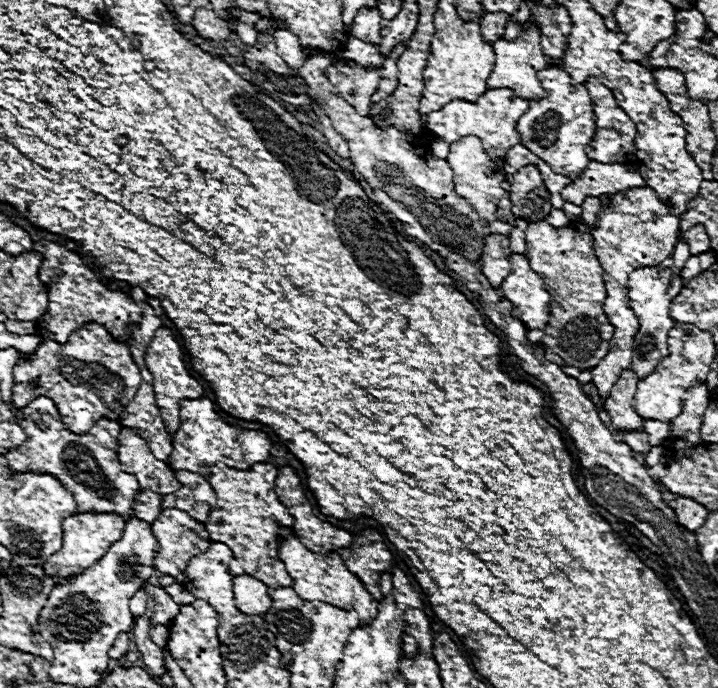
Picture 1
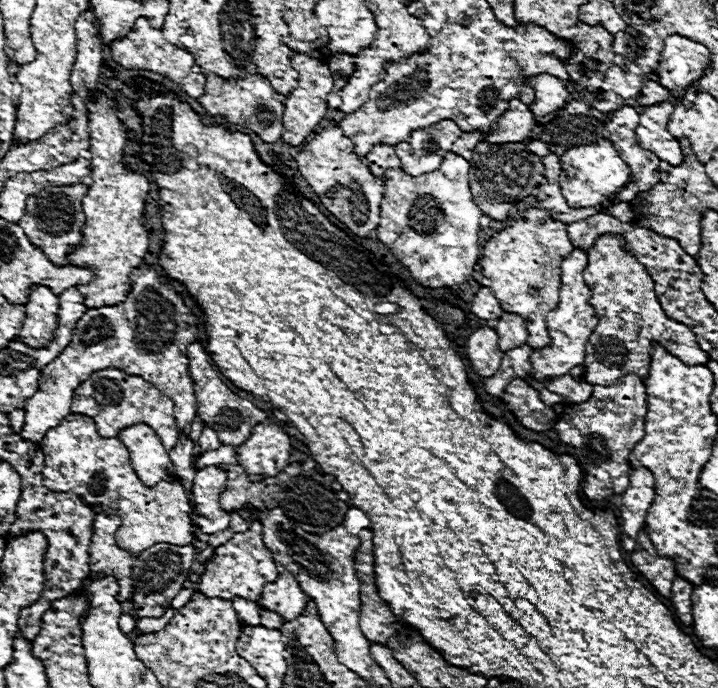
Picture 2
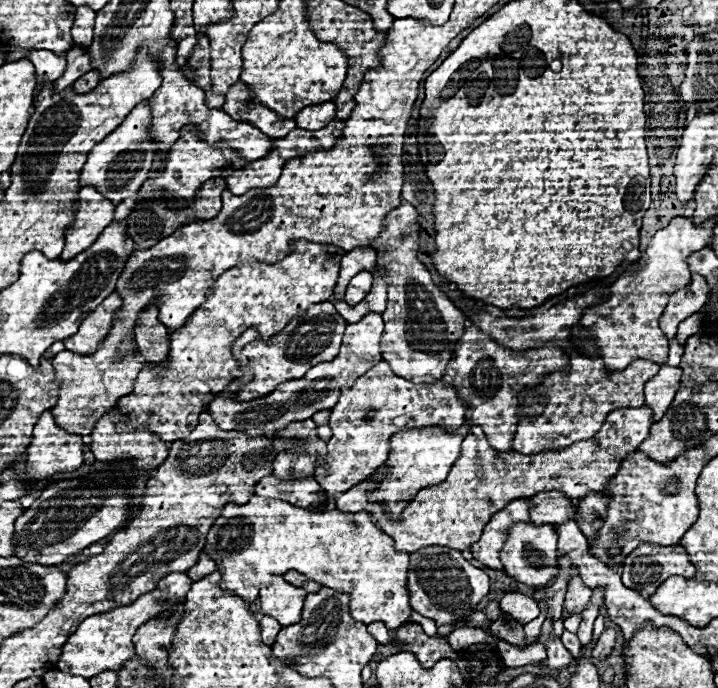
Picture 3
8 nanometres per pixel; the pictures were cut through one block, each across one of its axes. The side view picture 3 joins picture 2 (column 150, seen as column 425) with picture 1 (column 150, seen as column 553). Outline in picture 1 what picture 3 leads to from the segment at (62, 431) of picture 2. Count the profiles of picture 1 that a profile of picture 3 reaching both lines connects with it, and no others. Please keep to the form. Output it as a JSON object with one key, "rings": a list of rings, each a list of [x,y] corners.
{"rings":[[[122,428],[118,438],[118,460],[126,474],[134,474],[140,482],[142,490],[152,490],[156,494],[172,494],[182,484],[174,478],[174,470],[164,460],[156,460],[146,444],[146,440],[138,434],[138,430]]]}

